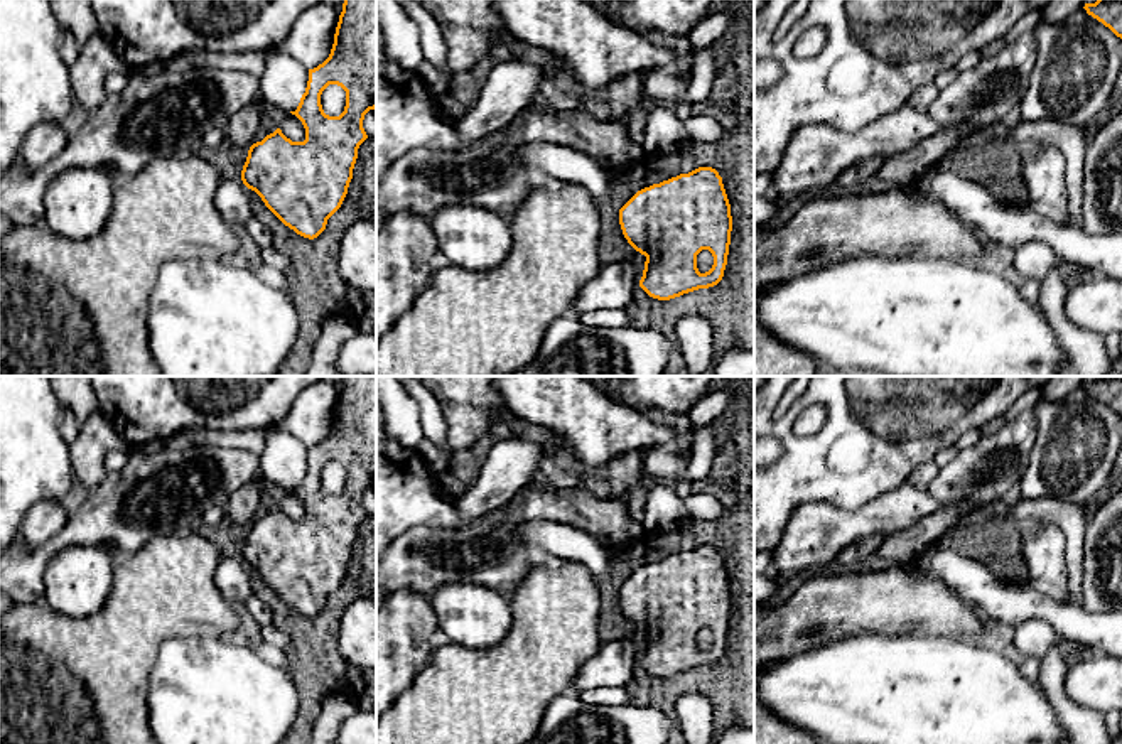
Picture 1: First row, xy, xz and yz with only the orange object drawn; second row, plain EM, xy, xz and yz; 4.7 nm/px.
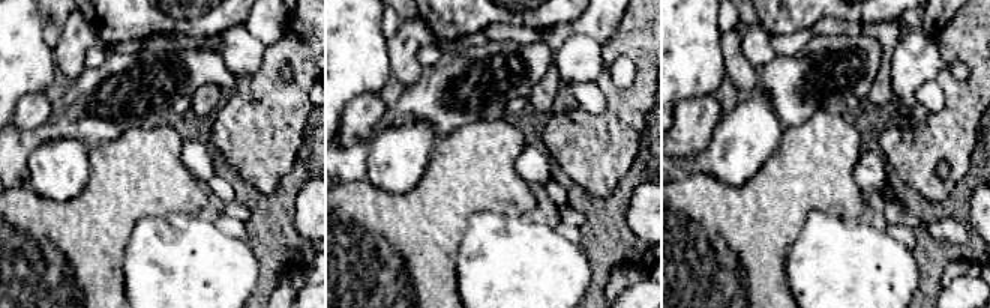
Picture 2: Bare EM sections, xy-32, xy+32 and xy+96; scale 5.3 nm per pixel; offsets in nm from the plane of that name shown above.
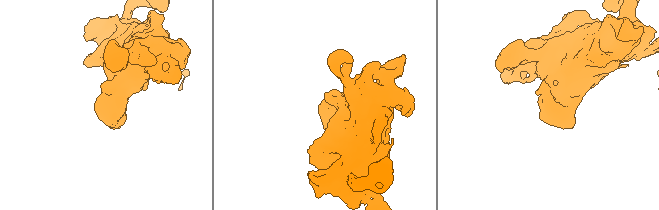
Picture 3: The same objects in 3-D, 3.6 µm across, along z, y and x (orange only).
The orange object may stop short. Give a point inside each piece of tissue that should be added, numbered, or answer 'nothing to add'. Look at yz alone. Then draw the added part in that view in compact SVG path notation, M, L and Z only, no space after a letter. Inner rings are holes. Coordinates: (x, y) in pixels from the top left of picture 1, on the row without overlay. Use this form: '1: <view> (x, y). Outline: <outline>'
nothing to add

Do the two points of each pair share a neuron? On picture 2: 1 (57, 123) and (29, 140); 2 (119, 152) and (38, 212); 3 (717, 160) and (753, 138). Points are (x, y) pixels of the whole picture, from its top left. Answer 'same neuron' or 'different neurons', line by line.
1: same neuron
2: same neuron
3: same neuron

